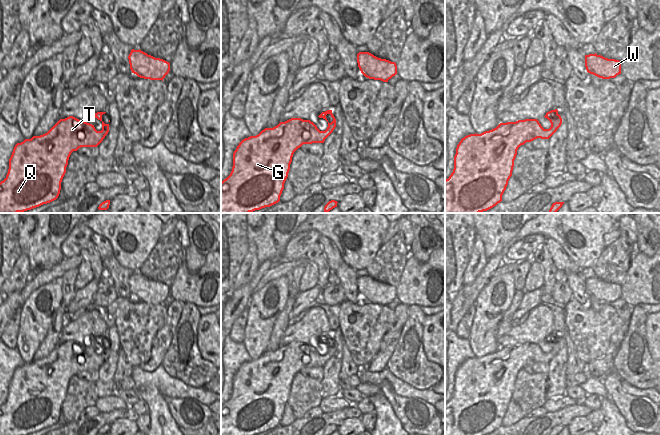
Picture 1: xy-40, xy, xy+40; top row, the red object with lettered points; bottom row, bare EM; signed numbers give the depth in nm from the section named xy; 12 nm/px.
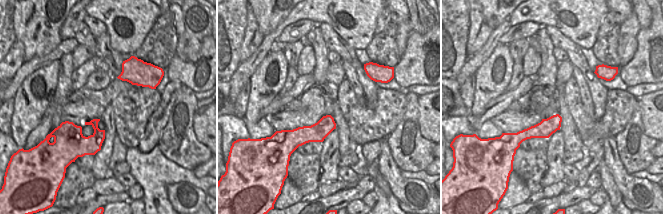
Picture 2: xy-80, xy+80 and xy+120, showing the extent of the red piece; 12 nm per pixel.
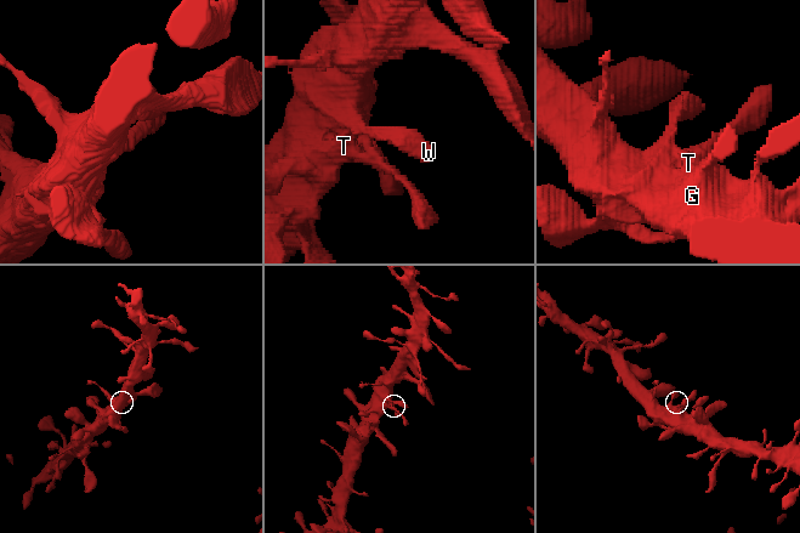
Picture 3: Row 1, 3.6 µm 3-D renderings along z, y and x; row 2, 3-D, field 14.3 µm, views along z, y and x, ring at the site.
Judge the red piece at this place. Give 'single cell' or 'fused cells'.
single cell

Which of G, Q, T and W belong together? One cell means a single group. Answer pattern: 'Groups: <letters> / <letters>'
Groups: G Q T W

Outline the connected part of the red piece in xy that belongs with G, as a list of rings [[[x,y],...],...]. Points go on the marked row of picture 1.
[[[332,110],[322,112],[318,117],[328,122],[325,131],[320,131],[310,120],[291,118],[243,139],[233,153],[230,175],[221,182],[221,213],[250,213],[278,203],[294,152],[303,144],[324,143],[336,127]]]

